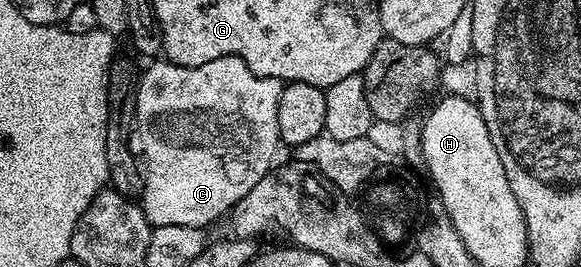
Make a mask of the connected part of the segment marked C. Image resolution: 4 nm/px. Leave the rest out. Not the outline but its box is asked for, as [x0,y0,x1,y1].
[134,58,284,228]

